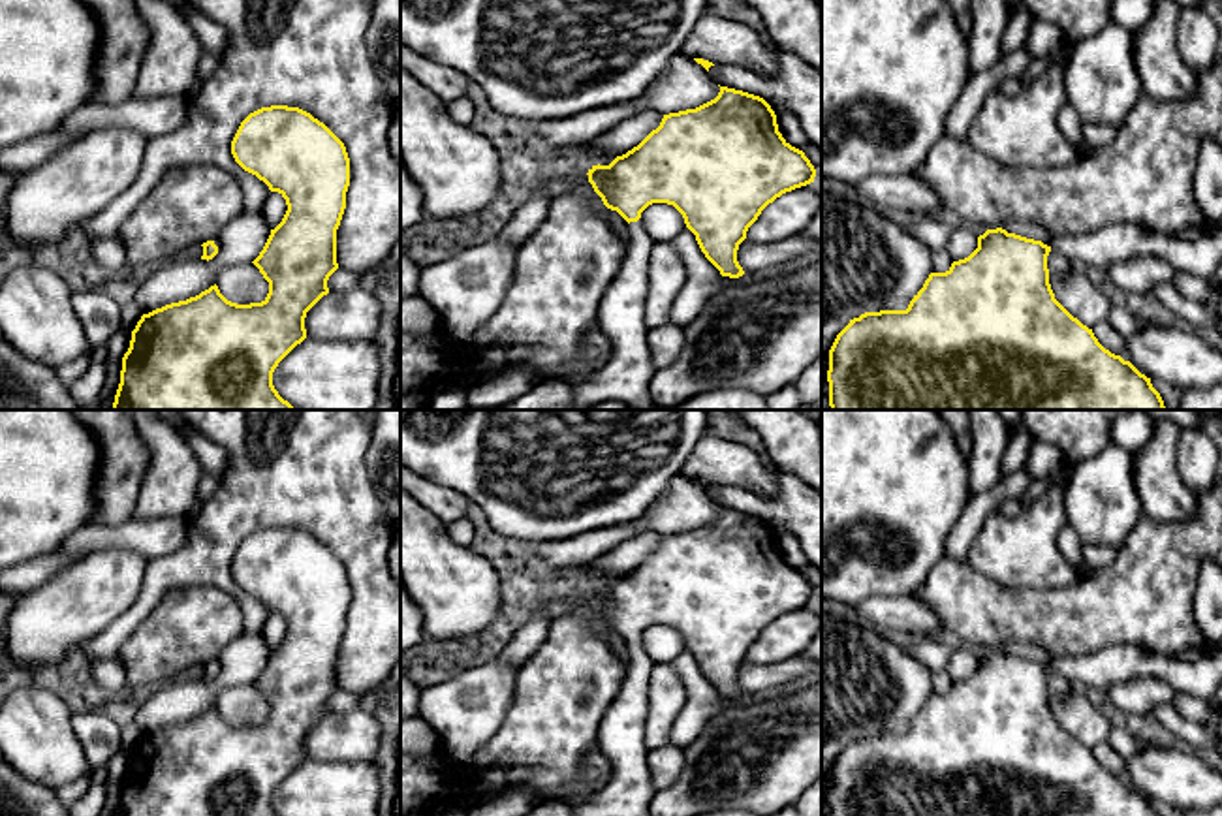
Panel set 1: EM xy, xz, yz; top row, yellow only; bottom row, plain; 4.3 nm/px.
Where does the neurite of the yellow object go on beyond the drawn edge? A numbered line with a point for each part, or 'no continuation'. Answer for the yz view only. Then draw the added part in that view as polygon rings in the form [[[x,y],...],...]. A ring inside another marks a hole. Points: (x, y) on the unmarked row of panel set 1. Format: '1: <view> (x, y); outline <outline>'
no continuation

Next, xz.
1: xz (621, 734); outline [[[641,641],[628,645],[622,688],[598,726],[598,748],[611,761],[611,778],[590,799],[573,805],[573,816],[650,816],[654,788],[649,778],[645,720],[654,662]]]

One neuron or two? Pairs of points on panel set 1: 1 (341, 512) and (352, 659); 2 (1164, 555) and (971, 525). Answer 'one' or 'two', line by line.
1: one
2: two

